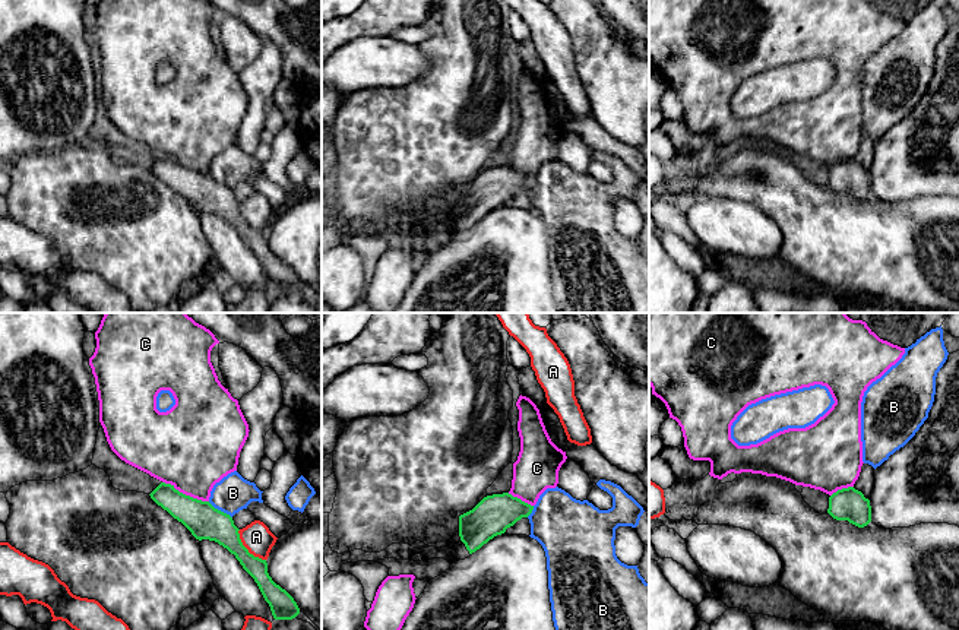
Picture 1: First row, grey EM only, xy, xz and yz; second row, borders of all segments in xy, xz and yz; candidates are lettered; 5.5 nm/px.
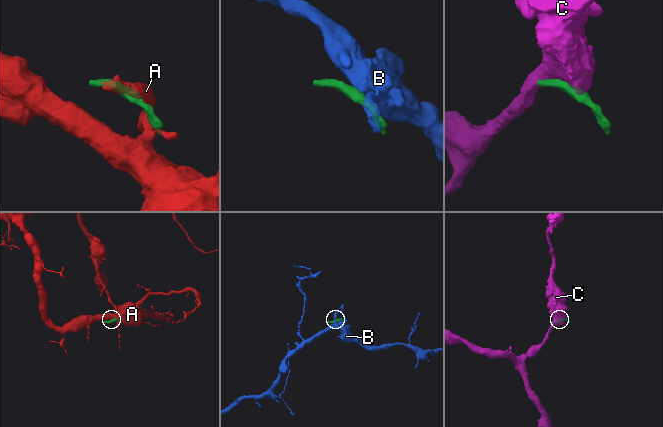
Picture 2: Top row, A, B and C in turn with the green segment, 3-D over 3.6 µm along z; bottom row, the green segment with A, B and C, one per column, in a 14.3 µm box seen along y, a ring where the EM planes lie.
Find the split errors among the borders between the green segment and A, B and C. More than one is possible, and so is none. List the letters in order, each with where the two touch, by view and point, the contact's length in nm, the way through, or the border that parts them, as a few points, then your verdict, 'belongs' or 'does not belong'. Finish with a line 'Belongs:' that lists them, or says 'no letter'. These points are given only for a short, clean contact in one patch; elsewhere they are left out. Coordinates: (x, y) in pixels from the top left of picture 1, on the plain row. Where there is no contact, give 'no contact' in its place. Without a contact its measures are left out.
A: meets green in xy at (246, 221); contact 220 nm long; does not belong
B: meets green in xy at (220, 183); contact 160 nm long; border along xy (208, 174), (231, 190); does not belong
C: meets green in xy at (184, 167); contact 280 nm long; does not belong
Belongs: no letter

